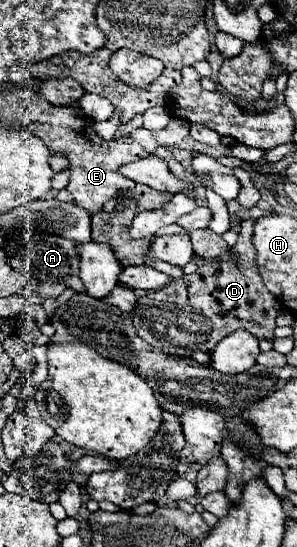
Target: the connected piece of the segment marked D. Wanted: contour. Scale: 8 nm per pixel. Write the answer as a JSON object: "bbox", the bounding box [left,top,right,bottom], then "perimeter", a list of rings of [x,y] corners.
{"bbox":[132,219,280,351],"perimeter":[[[246,219],[240,223],[241,233],[236,244],[231,248],[231,258],[220,261],[216,265],[206,263],[198,271],[184,275],[182,279],[174,279],[168,287],[152,293],[144,293],[138,297],[136,307],[132,309],[132,325],[136,325],[136,333],[150,343],[154,349],[162,347],[188,347],[188,349],[204,349],[210,351],[216,343],[236,329],[248,329],[258,339],[274,339],[276,317],[280,309],[280,301],[268,293],[264,279],[256,269],[256,249],[252,249],[253,227],[256,219]]]}

